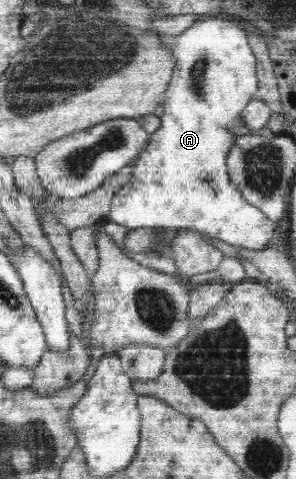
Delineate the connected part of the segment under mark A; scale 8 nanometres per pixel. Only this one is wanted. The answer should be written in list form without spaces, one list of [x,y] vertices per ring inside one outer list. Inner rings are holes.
[[[210,19],[206,21],[208,25],[192,25],[175,36],[174,47],[171,49],[171,54],[174,56],[176,63],[173,66],[173,74],[167,90],[163,95],[164,114],[161,118],[161,125],[155,133],[151,135],[151,142],[143,149],[142,153],[132,164],[133,174],[114,195],[111,201],[111,212],[108,220],[124,225],[129,229],[140,228],[167,228],[177,231],[182,228],[192,228],[198,230],[200,233],[207,234],[210,237],[215,237],[228,243],[234,247],[240,247],[242,250],[263,250],[264,247],[276,244],[276,221],[268,218],[266,214],[256,206],[253,206],[247,199],[243,198],[242,192],[238,187],[234,186],[231,182],[225,159],[229,153],[229,148],[232,147],[233,141],[238,137],[232,133],[231,129],[234,127],[244,126],[241,123],[240,114],[242,110],[248,105],[248,102],[253,99],[254,94],[258,89],[258,78],[256,73],[256,58],[254,52],[251,50],[248,35],[244,29],[240,29],[238,25],[222,25],[222,19]]]

